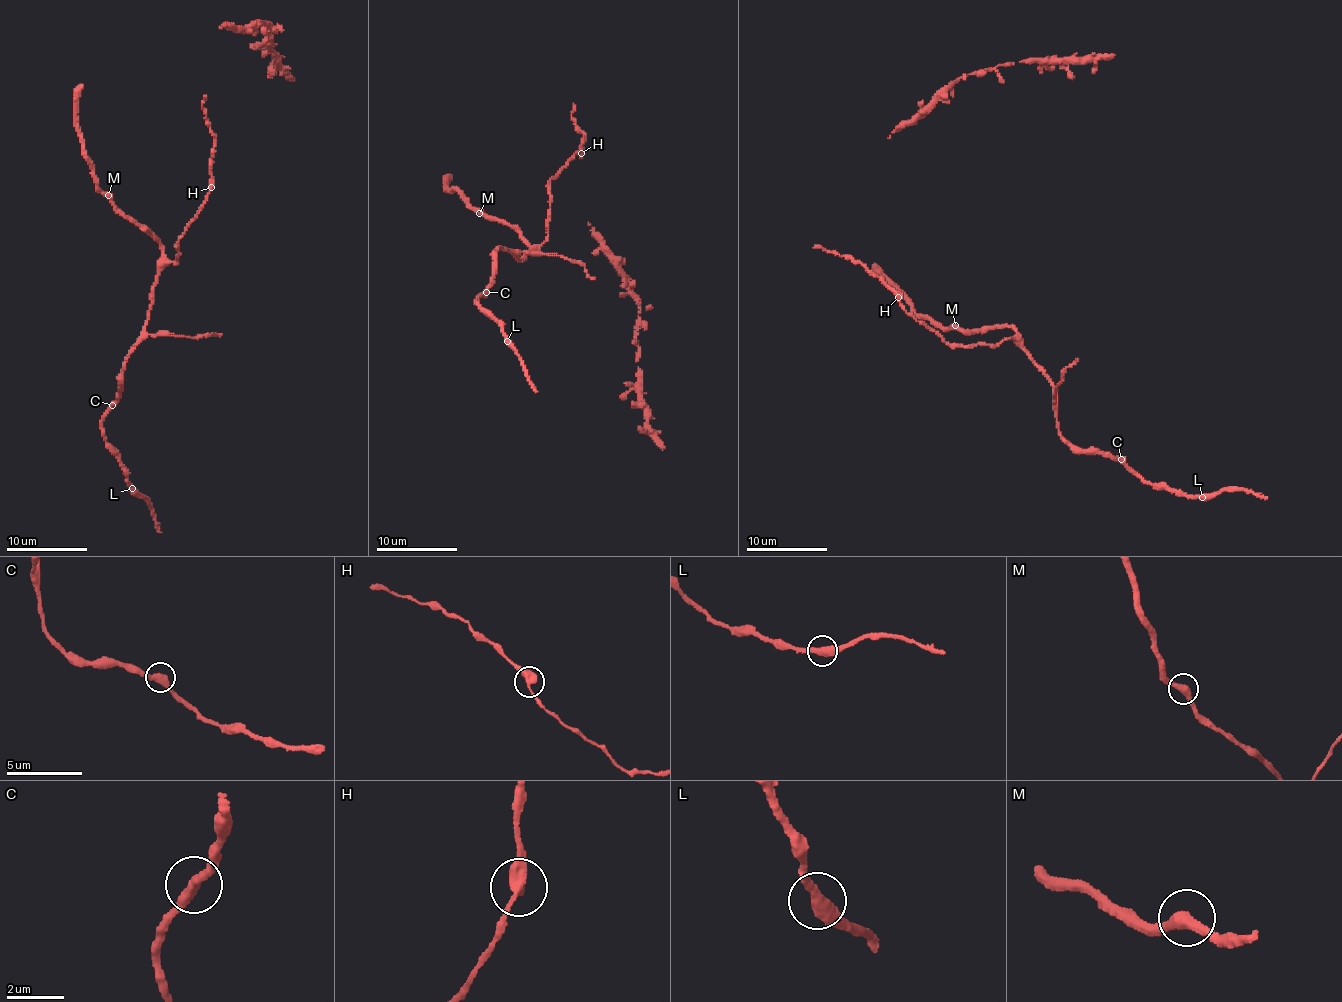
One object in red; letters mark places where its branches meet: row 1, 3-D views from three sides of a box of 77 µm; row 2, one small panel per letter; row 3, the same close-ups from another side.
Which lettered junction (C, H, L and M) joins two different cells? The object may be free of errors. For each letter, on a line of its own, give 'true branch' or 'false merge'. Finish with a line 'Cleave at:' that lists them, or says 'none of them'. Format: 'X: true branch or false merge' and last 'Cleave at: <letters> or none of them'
C: true branch
H: true branch
L: true branch
M: true branch
Cleave at: none of them

